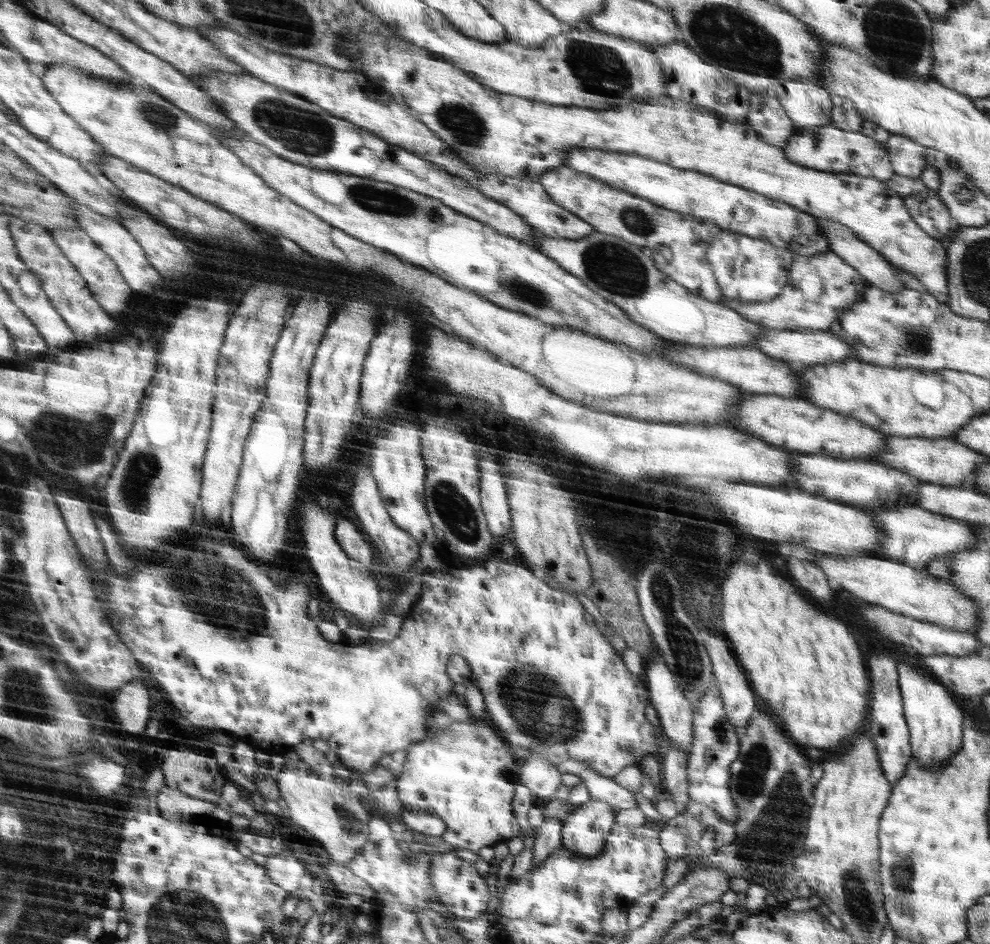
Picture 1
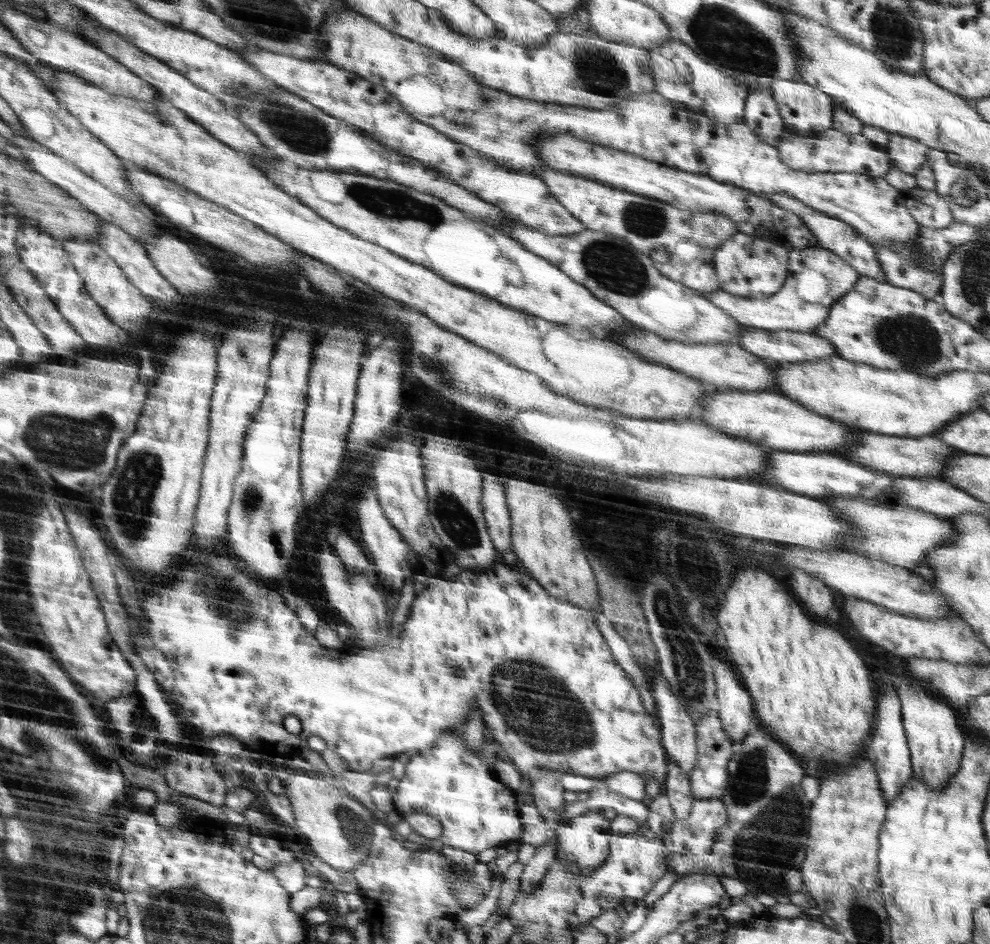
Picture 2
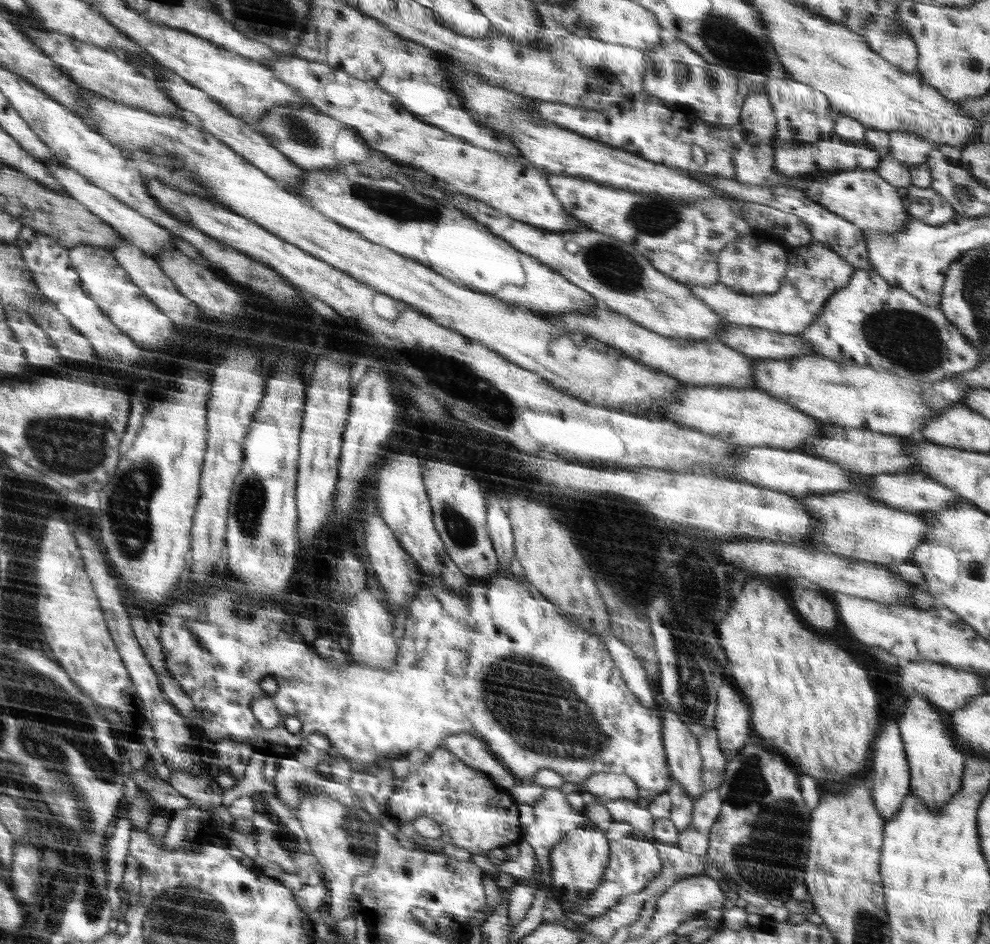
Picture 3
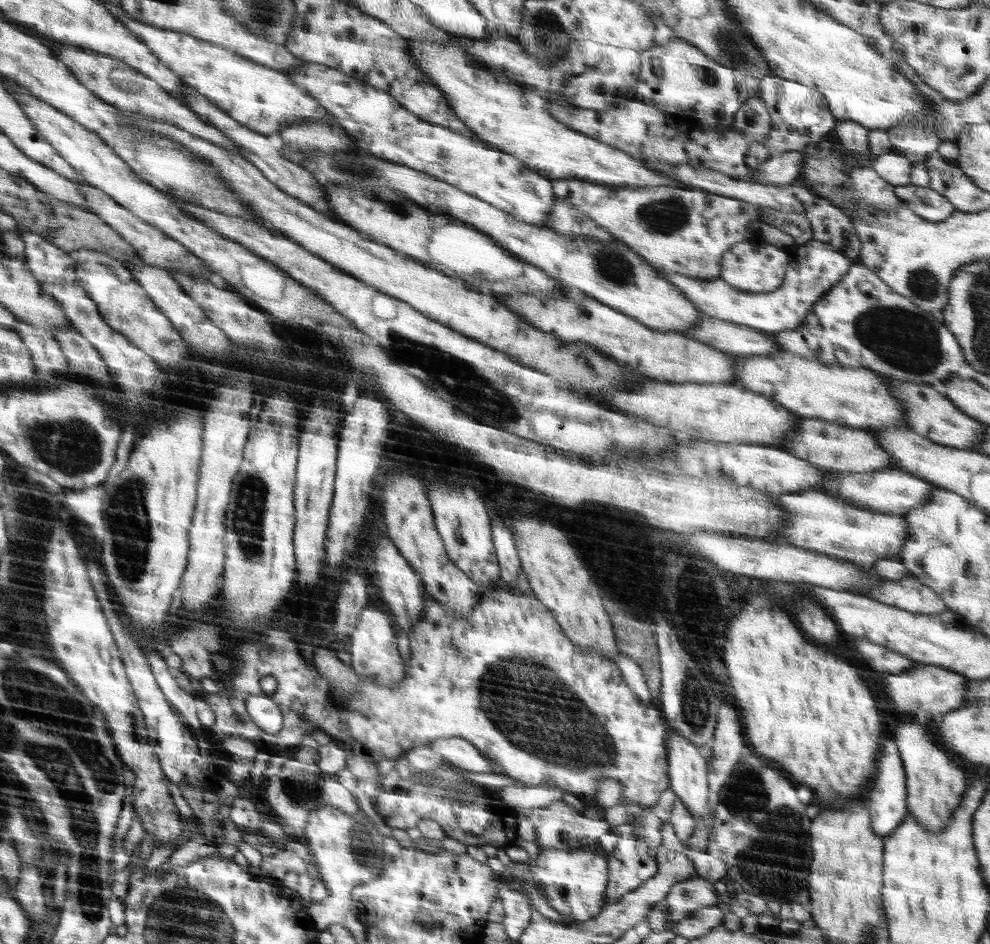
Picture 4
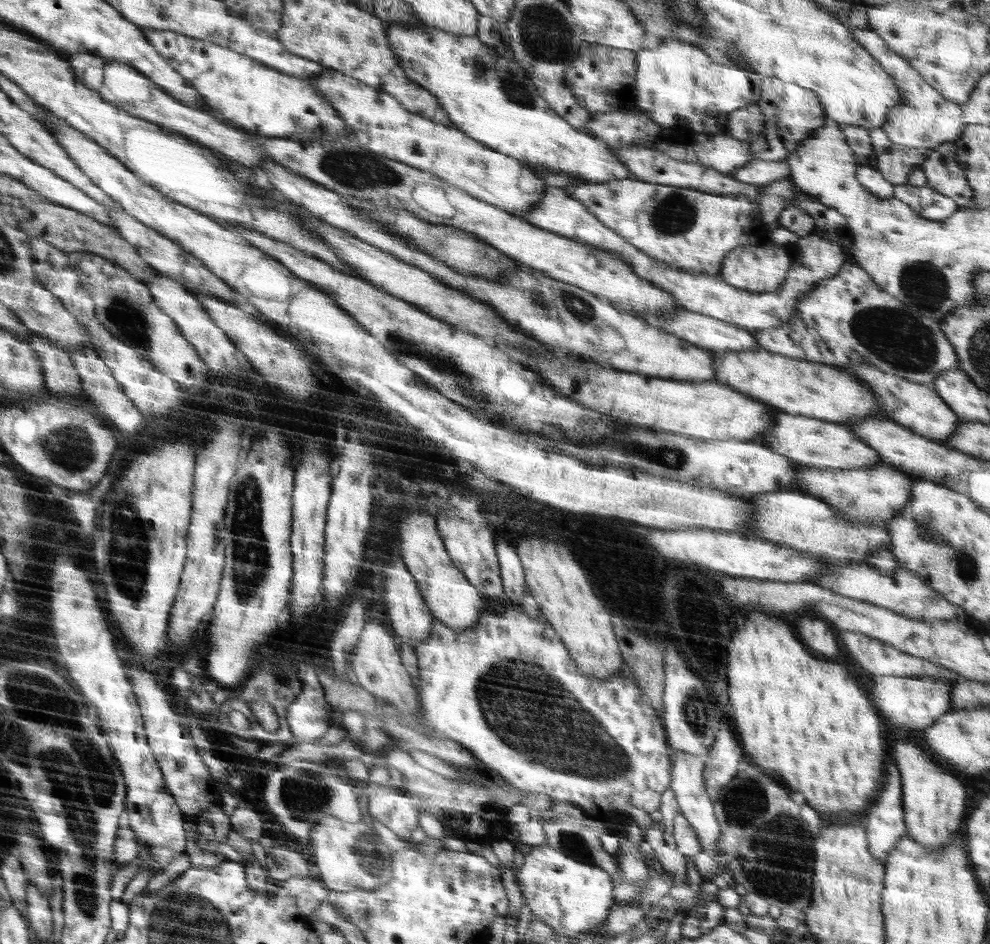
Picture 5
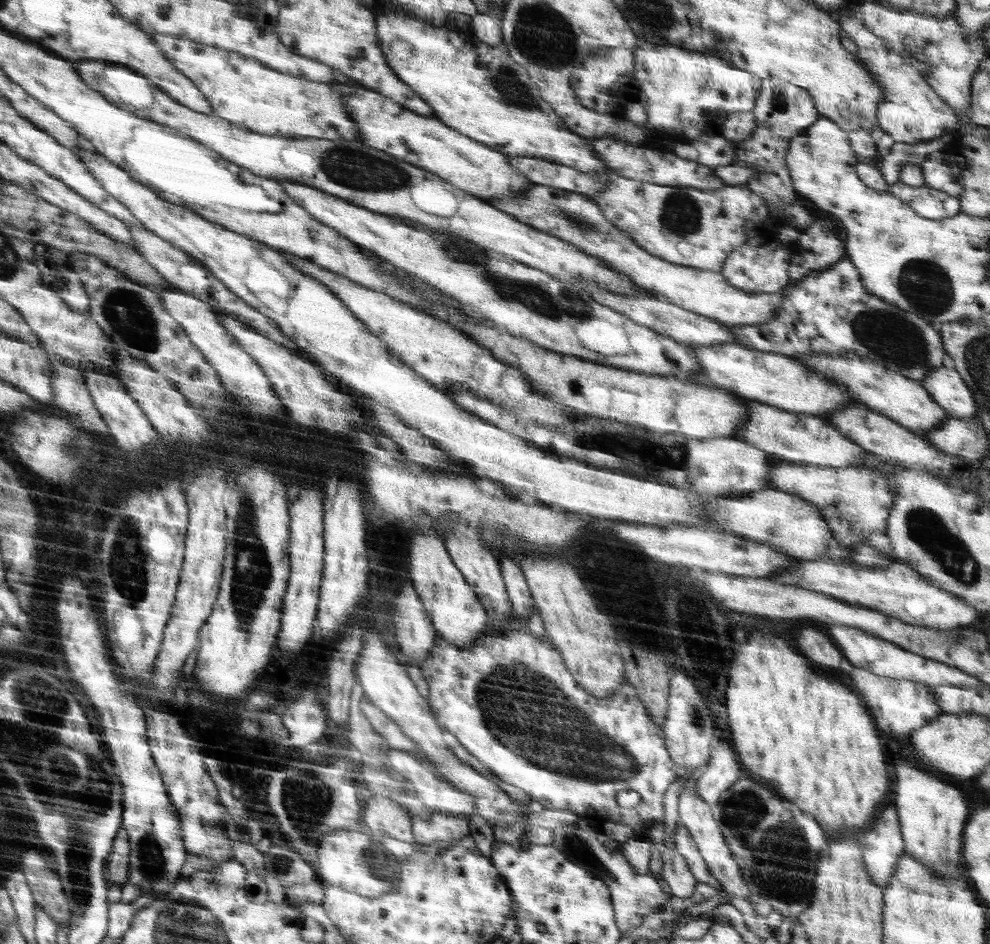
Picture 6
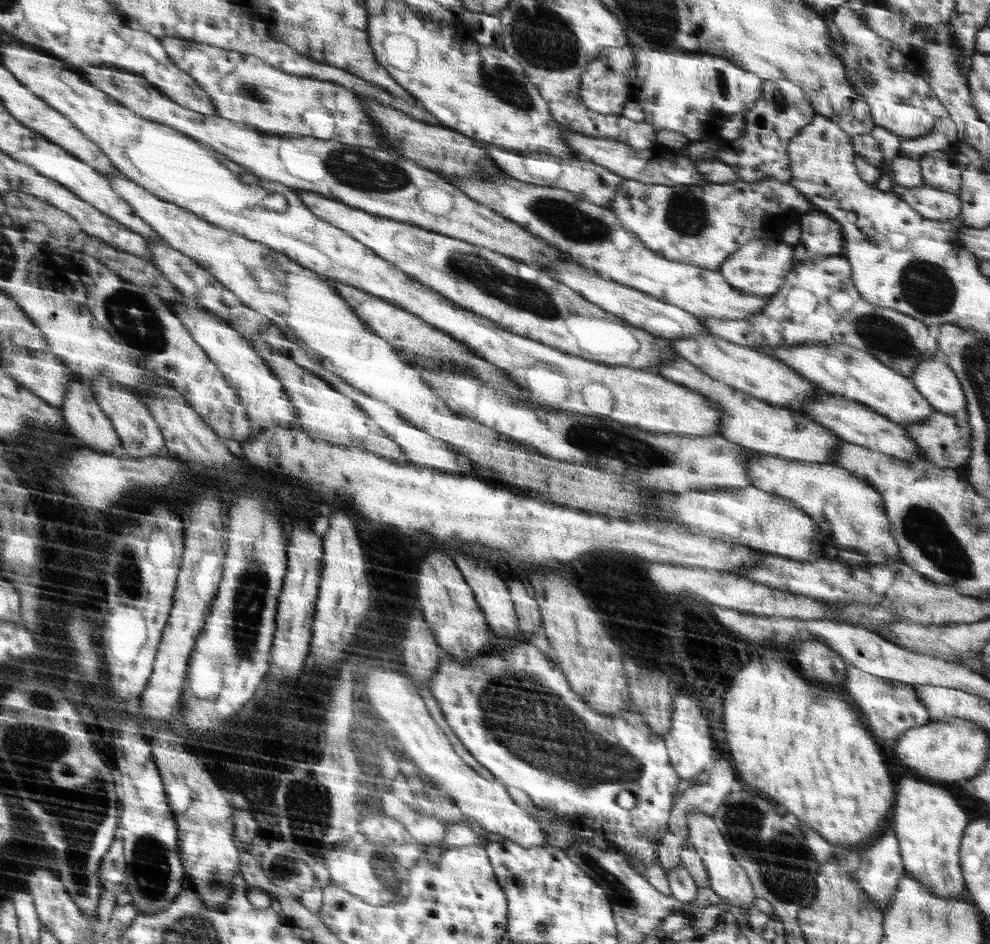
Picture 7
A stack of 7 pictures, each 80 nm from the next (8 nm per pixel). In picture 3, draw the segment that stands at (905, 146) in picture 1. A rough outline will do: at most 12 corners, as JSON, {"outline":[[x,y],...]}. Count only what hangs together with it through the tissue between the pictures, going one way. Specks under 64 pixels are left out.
{"outline":[[890,131],[889,156],[908,170],[934,146],[923,136]]}

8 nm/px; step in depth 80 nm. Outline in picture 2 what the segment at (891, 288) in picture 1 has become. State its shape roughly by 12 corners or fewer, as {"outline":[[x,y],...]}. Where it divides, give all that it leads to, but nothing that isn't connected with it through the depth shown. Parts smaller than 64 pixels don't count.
{"outline":[[762,193],[799,216],[820,246],[860,275],[886,281],[854,227],[786,193]]}

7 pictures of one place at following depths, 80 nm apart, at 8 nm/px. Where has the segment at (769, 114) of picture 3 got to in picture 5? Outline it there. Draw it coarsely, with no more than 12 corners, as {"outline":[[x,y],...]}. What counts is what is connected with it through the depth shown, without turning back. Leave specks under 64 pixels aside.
{"outline":[[755,104],[730,114],[727,130],[749,141],[765,127]]}

